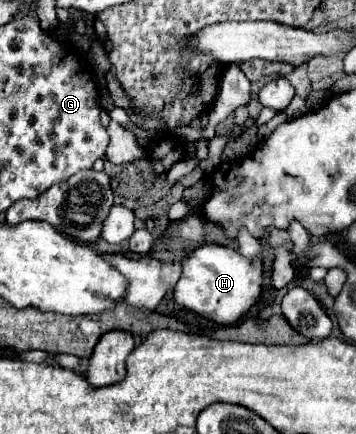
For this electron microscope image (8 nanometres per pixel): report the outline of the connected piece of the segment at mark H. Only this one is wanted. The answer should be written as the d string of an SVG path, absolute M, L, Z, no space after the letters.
M204 244L196 248L182 266L182 278L174 288L174 300L220 326L236 324L250 308L262 298L264 284L264 266L262 260L250 260L238 250L232 250L222 244Z

